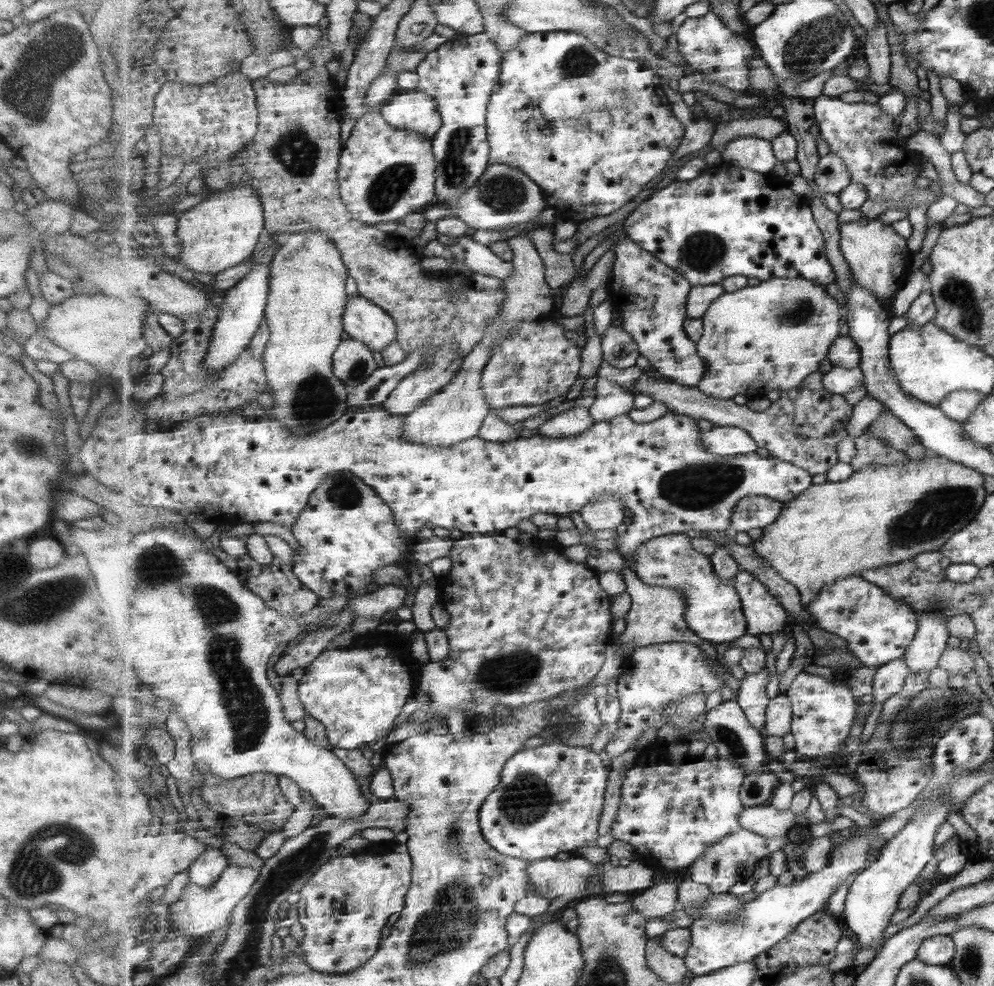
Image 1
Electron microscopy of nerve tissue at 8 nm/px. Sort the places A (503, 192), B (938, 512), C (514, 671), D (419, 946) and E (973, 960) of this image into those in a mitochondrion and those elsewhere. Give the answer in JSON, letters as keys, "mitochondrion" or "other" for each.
{"A":"mitochondrion","B":"mitochondrion","C":"mitochondrion","D":"mitochondrion","E":"mitochondrion"}

